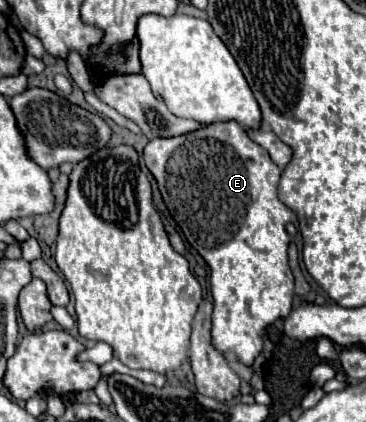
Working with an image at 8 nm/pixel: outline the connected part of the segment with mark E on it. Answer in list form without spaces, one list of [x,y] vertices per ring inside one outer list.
[[[214,122],[210,126],[202,126],[196,132],[190,132],[186,136],[176,136],[176,138],[154,138],[146,144],[144,148],[144,162],[148,166],[148,170],[152,172],[152,176],[158,182],[158,190],[164,198],[164,204],[170,212],[170,216],[174,218],[174,222],[180,226],[180,230],[184,232],[188,244],[206,260],[208,268],[210,268],[210,292],[214,298],[214,314],[212,314],[212,346],[222,352],[222,354],[236,354],[236,358],[246,364],[252,366],[256,356],[262,352],[262,336],[266,332],[268,326],[272,326],[276,320],[286,318],[292,312],[292,302],[294,302],[294,278],[292,272],[288,268],[288,234],[284,230],[286,222],[294,222],[294,212],[290,212],[290,208],[286,208],[286,204],[282,204],[276,196],[276,188],[278,188],[278,180],[280,180],[280,168],[270,160],[268,152],[258,146],[256,142],[252,142],[244,128],[238,122]]]

